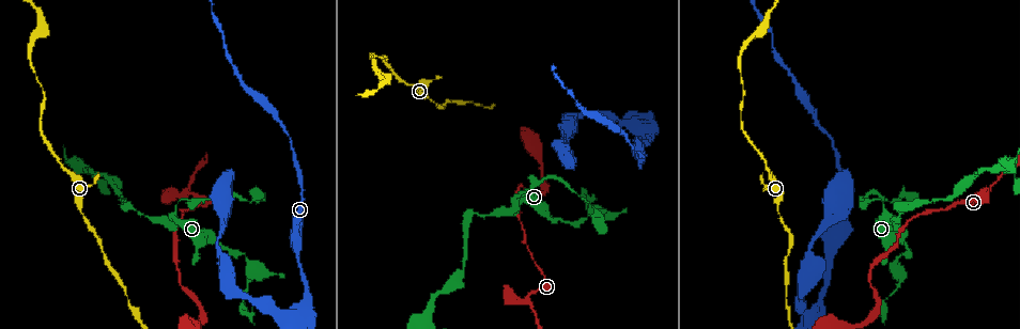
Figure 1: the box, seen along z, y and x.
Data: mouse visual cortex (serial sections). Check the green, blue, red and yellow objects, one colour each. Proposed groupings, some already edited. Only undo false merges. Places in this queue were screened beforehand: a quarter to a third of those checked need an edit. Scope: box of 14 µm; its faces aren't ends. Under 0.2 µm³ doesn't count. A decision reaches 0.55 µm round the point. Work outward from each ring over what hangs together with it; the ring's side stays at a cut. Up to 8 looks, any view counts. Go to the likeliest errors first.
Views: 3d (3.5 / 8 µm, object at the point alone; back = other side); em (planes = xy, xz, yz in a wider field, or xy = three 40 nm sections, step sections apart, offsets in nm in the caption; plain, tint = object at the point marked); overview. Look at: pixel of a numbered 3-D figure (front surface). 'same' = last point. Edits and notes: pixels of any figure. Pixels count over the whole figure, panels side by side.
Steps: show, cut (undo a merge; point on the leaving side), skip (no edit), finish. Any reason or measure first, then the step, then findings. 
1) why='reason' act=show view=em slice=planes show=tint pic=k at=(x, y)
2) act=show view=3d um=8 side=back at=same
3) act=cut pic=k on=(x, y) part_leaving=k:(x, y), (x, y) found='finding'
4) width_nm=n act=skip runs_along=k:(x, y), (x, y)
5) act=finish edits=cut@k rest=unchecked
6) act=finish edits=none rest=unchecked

act=show view=em slice=xy step=2 show=tint pic=1 at=(127, 207)

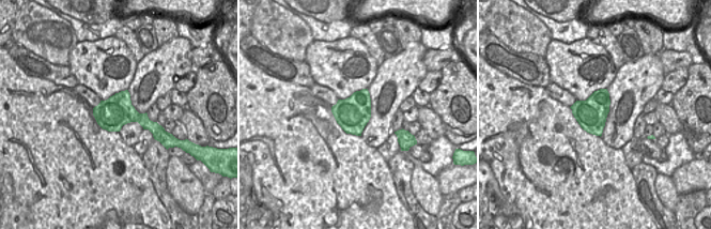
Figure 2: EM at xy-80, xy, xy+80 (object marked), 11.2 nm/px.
act=show view=3d um=3.5 at=same

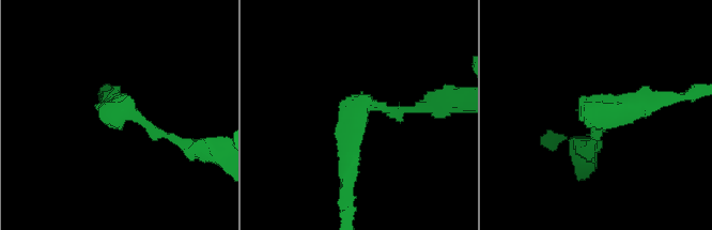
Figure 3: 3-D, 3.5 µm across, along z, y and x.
act=skip found='one cell here'

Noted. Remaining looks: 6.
why='three-way junction' act=show view=3d um=3.5 pic=1 at=(424, 319)

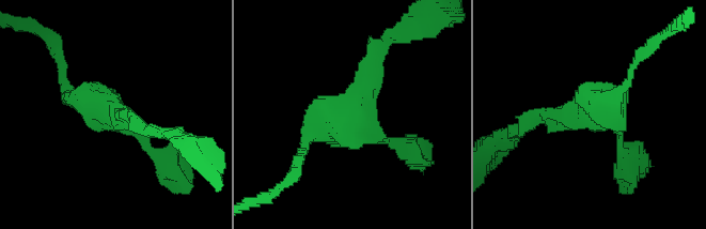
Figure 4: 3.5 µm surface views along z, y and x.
act=show view=em slice=xy step=2 show=tint pic=4 at=(357, 110)

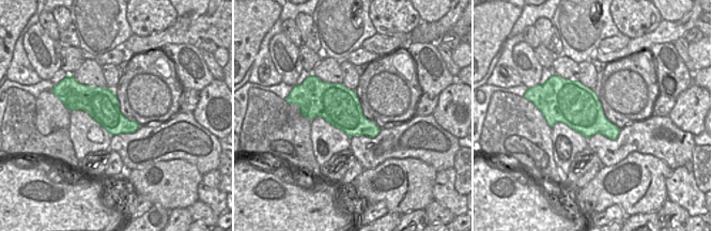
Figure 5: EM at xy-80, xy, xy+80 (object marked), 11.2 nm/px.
act=skip runs_along=4:(524, 126), (600, 117), (620, 133), (623, 156) found='all the same cell'

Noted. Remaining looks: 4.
why='calibre changes' act=show view=3d um=3.5 pic=1 at=(80, 214)

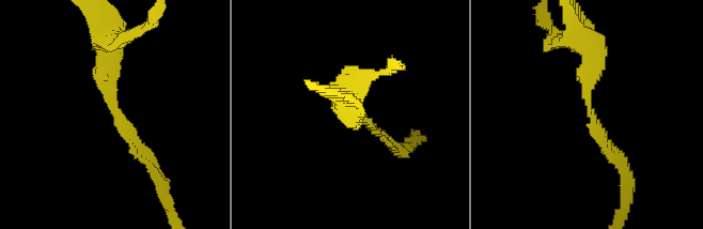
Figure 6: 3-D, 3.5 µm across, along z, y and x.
arm_widths_nm=100,250 why='shape alone is not enough' act=show view=em slice=planes show=tint pic=6 at=(110, 108)

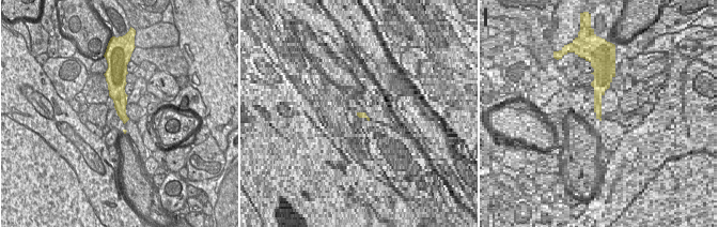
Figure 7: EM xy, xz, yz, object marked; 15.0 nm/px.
act=skip runs_along=6:(108, 41), (108, 103), (147, 162) found='one cell here'

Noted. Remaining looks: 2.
act=finish edits=none rest=unchecked

